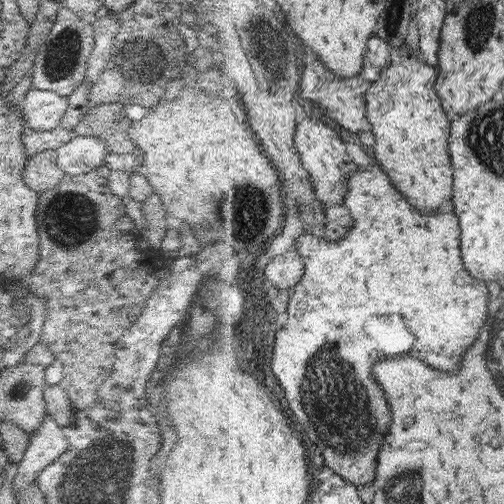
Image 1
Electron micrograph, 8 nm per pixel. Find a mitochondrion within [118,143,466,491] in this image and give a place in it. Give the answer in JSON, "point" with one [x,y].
{"point":[332,399]}

